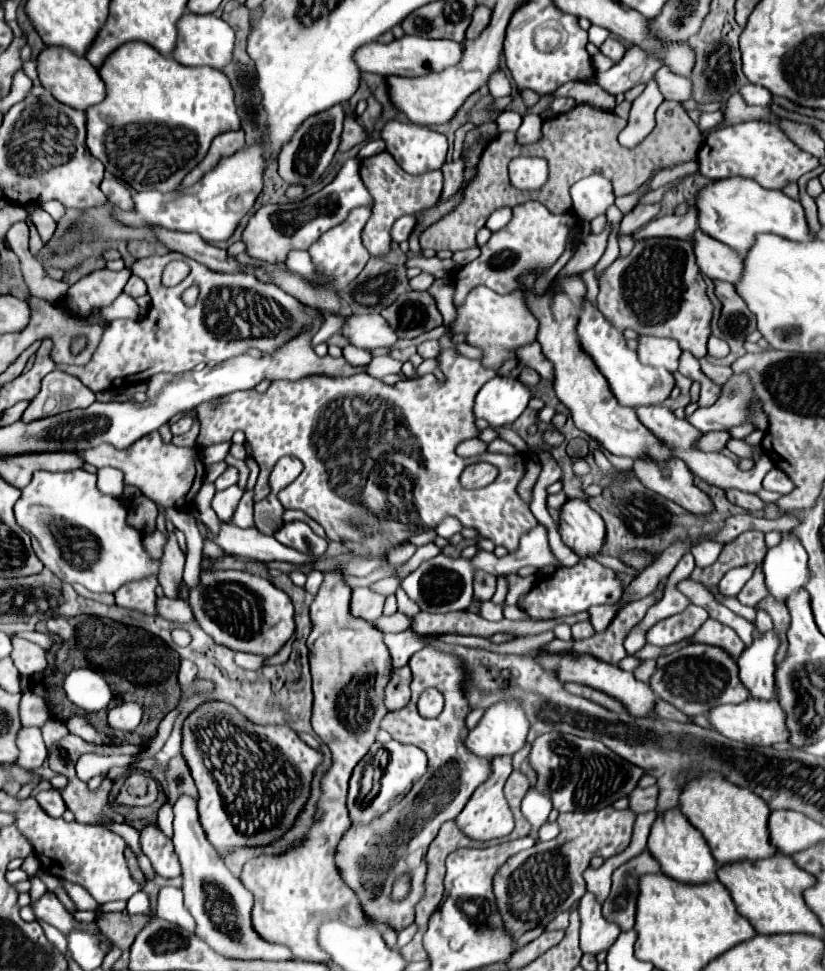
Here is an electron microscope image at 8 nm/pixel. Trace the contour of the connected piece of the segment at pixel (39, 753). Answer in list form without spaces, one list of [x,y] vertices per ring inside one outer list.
[[[36,726],[22,728],[18,732],[18,748],[20,748],[20,756],[16,762],[26,770],[36,770],[46,760],[44,738],[42,738],[40,728]]]

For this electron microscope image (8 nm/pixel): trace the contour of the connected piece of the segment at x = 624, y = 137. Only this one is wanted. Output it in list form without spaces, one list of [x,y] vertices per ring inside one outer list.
[[[652,78],[646,84],[646,90],[642,92],[642,96],[638,96],[632,102],[628,126],[618,136],[622,146],[630,146],[632,148],[632,146],[640,144],[640,140],[644,140],[644,136],[648,136],[652,132],[652,128],[656,124],[654,112],[662,104],[662,100],[664,100],[664,96],[658,90],[658,82]]]

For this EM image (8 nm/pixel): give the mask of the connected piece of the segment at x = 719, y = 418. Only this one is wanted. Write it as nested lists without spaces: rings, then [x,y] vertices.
[[[734,374],[722,386],[720,400],[714,406],[698,408],[692,416],[688,416],[688,422],[700,432],[728,430],[746,420],[746,412],[752,398],[754,392],[750,392],[750,384],[746,384],[746,376]]]

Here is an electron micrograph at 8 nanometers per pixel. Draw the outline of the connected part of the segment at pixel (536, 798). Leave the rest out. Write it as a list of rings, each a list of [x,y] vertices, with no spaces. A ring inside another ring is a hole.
[[[534,786],[526,792],[526,796],[522,798],[522,814],[530,820],[534,832],[532,836],[536,838],[538,828],[546,822],[548,814],[552,812],[552,800],[548,796],[544,796],[542,792],[538,792]]]

